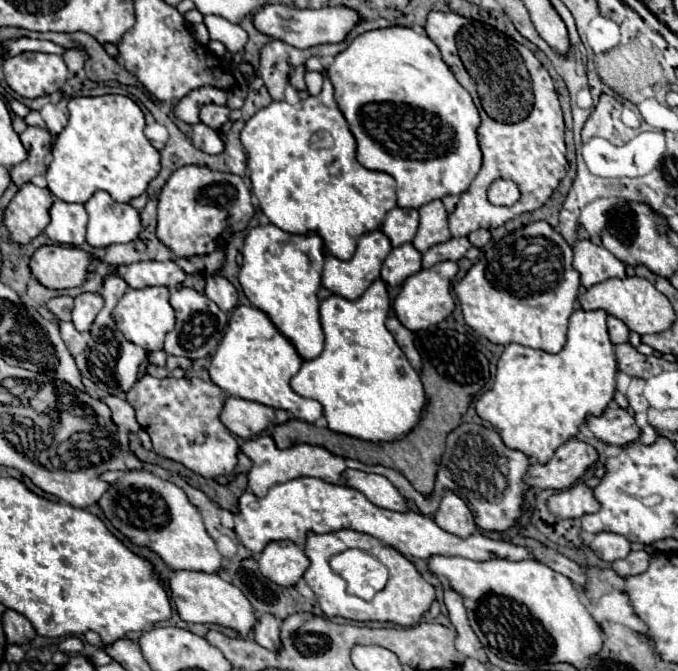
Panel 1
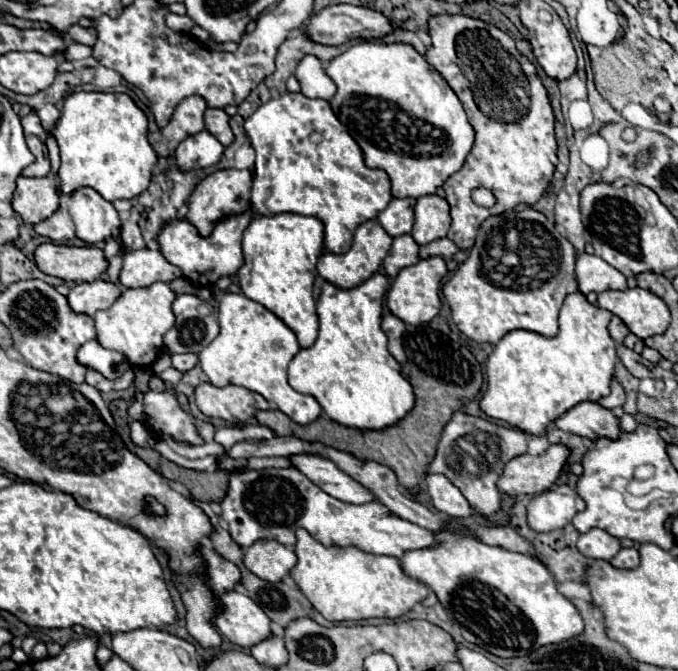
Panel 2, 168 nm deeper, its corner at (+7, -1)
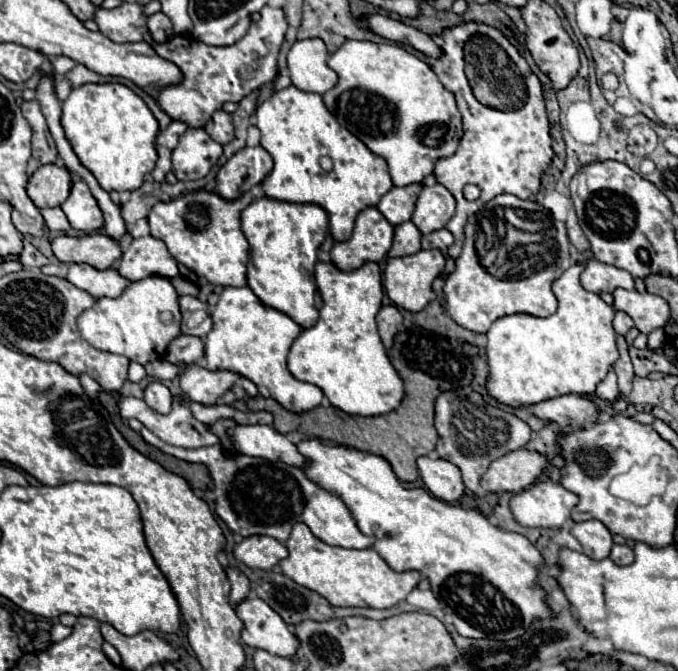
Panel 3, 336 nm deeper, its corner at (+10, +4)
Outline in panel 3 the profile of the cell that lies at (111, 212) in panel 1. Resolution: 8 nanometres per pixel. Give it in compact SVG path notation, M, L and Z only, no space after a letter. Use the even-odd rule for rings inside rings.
M82 179L74 181L70 197L60 207L66 213L70 225L78 231L92 233L92 231L98 231L104 225L102 211L98 207L96 199L92 197L88 185Z

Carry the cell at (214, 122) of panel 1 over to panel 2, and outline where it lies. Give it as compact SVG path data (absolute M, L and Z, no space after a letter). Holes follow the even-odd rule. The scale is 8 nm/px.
M219 108L205 110L205 130L211 132L225 146L233 142L233 132L229 128L229 116Z

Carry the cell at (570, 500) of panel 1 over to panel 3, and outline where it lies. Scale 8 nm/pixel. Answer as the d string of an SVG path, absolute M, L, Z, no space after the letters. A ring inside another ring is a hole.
M538 481L510 497L510 511L524 527L560 529L570 519L578 497L554 481Z

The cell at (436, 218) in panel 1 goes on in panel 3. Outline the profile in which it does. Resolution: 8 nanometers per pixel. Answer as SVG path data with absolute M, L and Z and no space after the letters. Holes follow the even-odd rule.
M436 183L432 187L424 187L422 193L418 195L412 223L426 235L444 229L454 211L456 211L456 199L444 185Z

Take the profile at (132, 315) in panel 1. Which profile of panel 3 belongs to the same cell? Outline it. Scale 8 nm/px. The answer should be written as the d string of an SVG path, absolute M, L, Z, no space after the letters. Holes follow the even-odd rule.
M146 277L142 281L130 283L126 291L116 299L110 299L110 297L98 299L92 309L86 309L84 313L80 313L78 329L84 341L88 341L92 347L100 351L124 355L130 361L146 365L150 361L164 359L168 343L180 335L180 321L182 321L182 315L178 307L178 293L172 287L170 279Z

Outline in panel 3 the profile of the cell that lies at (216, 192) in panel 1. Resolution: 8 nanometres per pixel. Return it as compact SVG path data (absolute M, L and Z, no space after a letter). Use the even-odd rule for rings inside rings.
M244 147L220 169L216 177L216 193L224 199L238 199L254 185L260 185L270 171L272 157L264 147Z

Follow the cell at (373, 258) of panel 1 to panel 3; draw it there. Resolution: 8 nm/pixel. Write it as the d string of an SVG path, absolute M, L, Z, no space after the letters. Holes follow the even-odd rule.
M376 207L364 209L356 217L354 233L348 241L336 243L330 251L332 263L342 271L352 271L362 267L366 261L382 261L392 245L394 227L388 219L376 211Z

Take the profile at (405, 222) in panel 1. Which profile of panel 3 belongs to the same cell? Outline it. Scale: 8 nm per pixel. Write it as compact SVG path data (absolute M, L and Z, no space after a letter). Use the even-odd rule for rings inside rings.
M412 183L406 187L392 187L376 205L378 211L392 223L400 225L408 221L414 213L414 203L422 191L422 183Z

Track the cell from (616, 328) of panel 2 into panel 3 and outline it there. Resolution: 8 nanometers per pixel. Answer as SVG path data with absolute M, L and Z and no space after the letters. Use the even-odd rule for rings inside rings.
M616 311L616 317L614 317L614 331L616 331L618 335L626 335L632 327L634 327L634 321L632 321L624 311Z

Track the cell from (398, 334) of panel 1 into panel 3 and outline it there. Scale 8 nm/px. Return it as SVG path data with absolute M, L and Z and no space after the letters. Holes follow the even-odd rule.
M386 305L378 311L376 315L376 325L378 325L378 333L382 337L382 343L386 349L392 347L392 339L398 331L398 325L402 323L402 313L398 311L396 305Z

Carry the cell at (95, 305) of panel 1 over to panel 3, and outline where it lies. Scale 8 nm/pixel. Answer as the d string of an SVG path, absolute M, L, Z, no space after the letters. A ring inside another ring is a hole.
M72 263L66 279L96 299L118 297L128 287L128 279L120 277L116 269L100 271L88 263Z

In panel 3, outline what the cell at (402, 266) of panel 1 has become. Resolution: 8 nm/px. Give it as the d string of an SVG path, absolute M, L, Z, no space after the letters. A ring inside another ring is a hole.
M412 221L398 225L394 231L394 243L388 257L406 257L420 251L420 239L422 239L422 233L416 229Z

